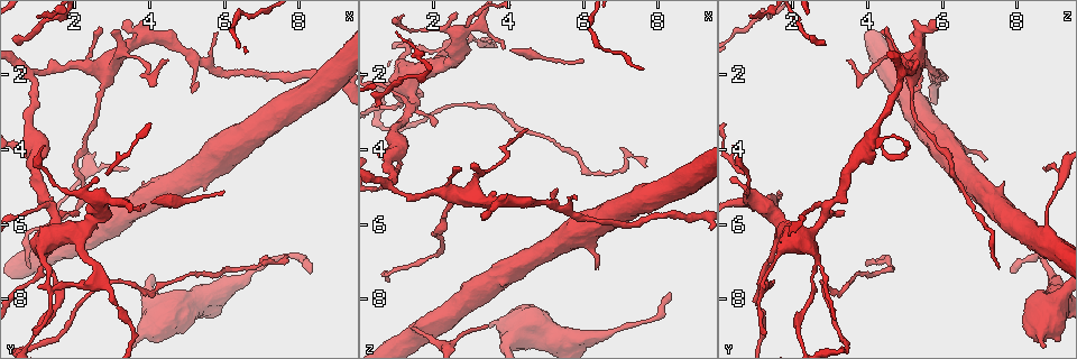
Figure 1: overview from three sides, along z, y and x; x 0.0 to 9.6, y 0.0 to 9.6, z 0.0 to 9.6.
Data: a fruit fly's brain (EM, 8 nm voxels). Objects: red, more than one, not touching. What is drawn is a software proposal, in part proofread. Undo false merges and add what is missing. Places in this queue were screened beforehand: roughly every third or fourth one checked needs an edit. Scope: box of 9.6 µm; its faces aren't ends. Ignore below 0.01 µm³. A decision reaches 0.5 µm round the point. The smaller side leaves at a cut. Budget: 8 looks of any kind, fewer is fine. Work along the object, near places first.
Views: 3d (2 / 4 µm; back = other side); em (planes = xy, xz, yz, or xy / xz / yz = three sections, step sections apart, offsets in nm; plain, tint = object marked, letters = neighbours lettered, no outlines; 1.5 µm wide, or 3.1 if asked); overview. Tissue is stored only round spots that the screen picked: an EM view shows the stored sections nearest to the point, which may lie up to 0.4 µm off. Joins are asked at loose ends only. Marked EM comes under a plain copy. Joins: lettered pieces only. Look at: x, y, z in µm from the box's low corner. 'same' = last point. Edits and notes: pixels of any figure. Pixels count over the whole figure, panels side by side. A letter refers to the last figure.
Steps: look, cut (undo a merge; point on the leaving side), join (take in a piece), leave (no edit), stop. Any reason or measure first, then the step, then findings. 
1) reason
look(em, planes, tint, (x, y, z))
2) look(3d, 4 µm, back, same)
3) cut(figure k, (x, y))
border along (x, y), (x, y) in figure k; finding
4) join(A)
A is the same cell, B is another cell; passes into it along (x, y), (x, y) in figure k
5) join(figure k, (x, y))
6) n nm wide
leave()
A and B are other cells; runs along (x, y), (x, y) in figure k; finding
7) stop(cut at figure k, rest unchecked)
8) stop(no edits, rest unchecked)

branch stops here
look(em, xz, step 8, letters, (2.75, 0.80, 4.50))

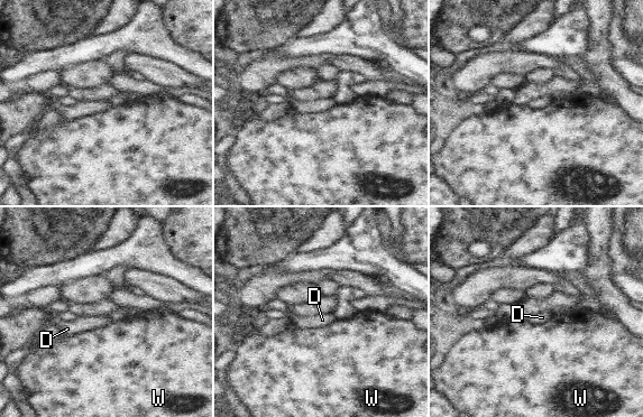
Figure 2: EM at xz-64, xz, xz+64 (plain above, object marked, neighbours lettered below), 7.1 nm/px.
another direction
look(em, planes, letters, same)

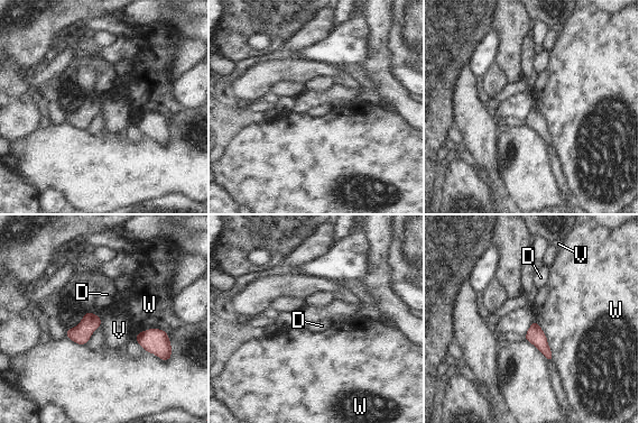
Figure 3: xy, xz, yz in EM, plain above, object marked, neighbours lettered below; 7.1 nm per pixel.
70 nm wide
leave()
D, V and W are other cells; border along (138, 332), (135, 339) in figure 3; none of them fits

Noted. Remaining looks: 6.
free end
look(3d, 4 µm, (6.30, 4.25, 7.10))

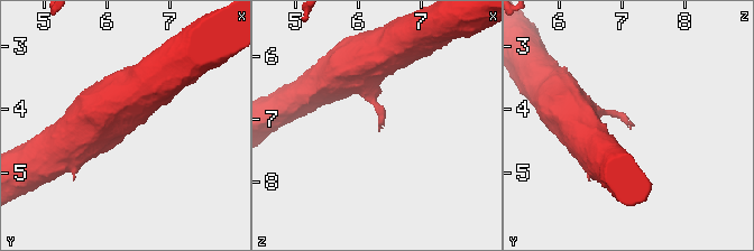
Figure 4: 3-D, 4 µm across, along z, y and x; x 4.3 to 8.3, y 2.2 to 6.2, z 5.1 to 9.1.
need the tissue
look(em, xz, step 8, tint, (6.35, 4.30, 7.15))

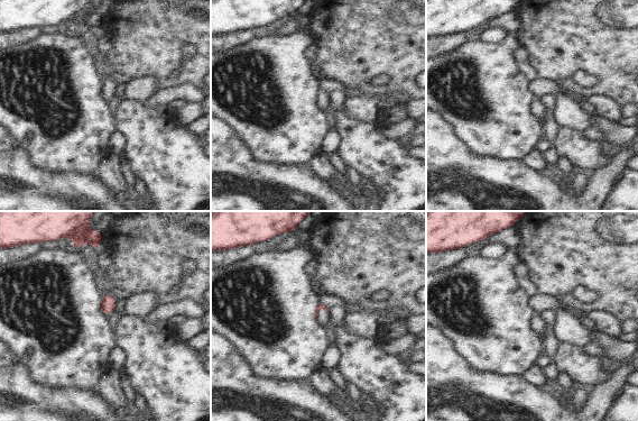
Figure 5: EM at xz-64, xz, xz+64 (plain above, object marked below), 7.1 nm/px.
look(em, planes, letters, same)

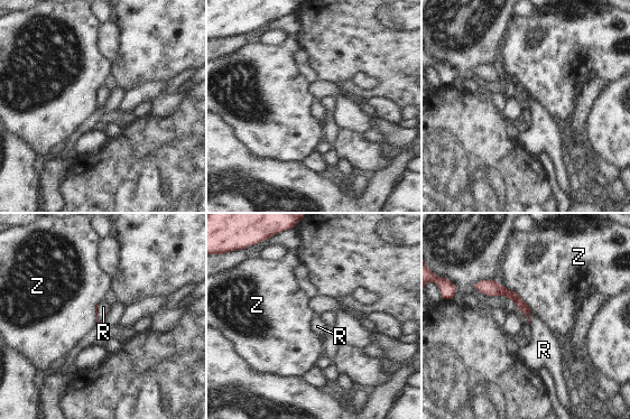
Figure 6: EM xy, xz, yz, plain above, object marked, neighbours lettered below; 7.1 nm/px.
join(R)
R is the same cell, Z is another cell; passes into it along (518, 300), (527, 317), (544, 347) in figure 6; it goes on there

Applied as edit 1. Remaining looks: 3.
look(overview)

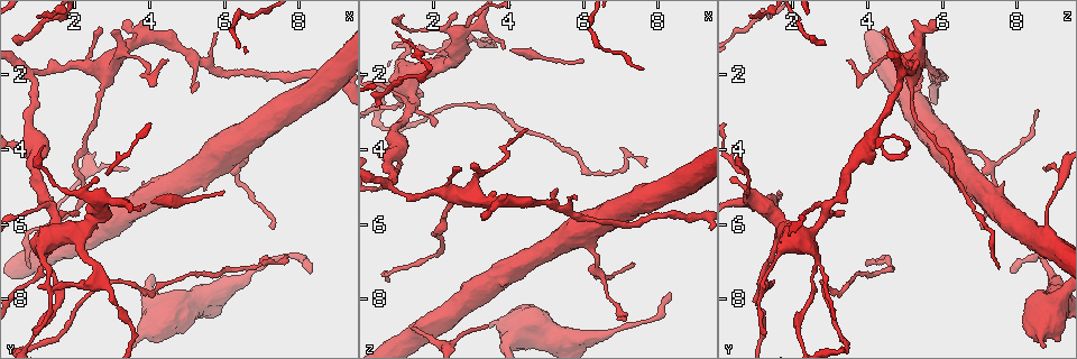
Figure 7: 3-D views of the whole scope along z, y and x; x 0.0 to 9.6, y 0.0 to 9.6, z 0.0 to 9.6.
look(em, xy, step 8, letters, (3.45, 4.50, 8.70))

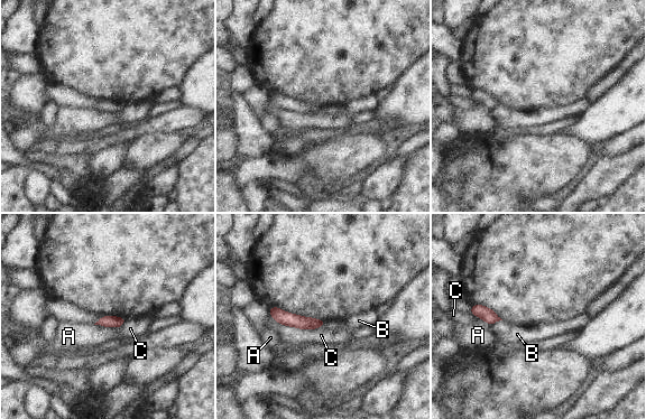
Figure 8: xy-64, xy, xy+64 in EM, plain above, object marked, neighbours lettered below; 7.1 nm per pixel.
C touches over 380 nm
leave()
A, B and C are other cells; no lettered piece goes on from it

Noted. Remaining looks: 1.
stop(join at figure 6, rest unchecked)

